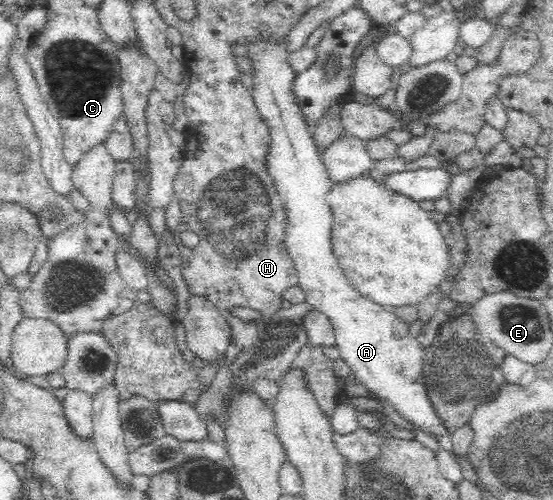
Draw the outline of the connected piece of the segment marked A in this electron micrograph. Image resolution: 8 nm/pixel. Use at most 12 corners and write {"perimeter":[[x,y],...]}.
{"perimeter":[[287,36],[245,43],[266,168],[306,303],[353,379],[416,431],[451,435],[424,350],[332,253],[333,185]]}

